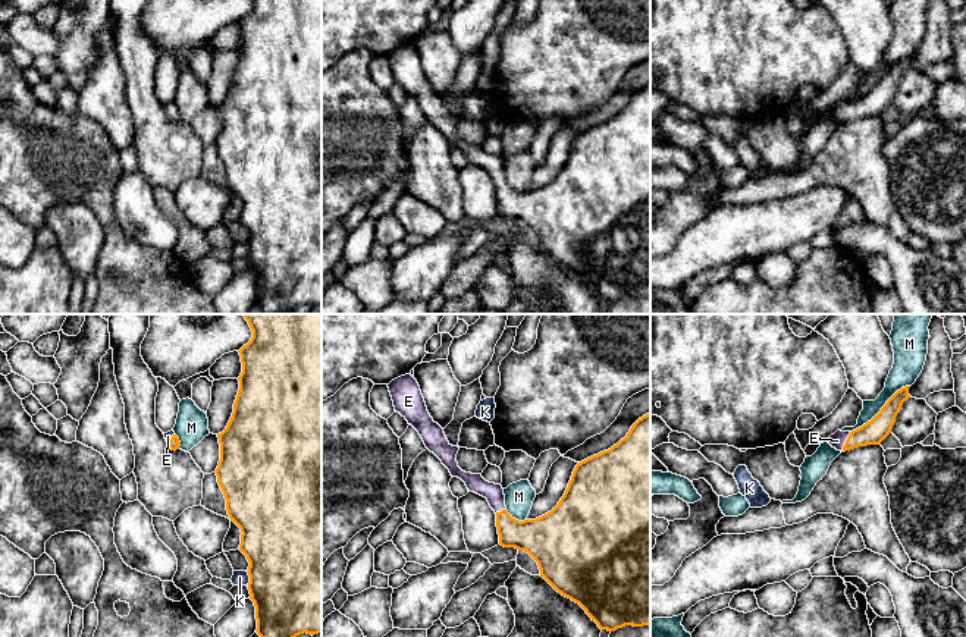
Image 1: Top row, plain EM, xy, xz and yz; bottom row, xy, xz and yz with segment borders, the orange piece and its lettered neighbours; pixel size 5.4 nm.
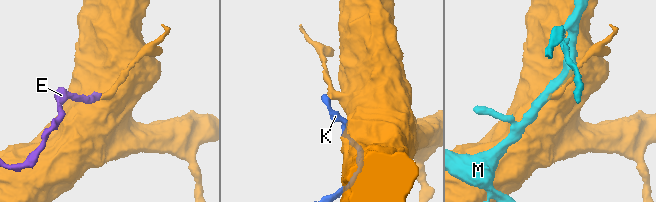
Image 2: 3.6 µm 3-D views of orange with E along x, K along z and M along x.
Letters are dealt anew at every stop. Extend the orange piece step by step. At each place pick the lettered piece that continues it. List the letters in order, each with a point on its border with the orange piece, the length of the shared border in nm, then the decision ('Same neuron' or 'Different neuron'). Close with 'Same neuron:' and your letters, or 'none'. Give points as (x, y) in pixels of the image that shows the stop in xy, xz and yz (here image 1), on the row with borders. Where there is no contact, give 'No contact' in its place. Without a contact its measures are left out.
E: Touches orange at yz (846, 441). Shared border 120 nm. Same neuron
K: Touches orange at xy (250, 579). Shared border 90 nm. Different neuron
M: Touches orange at yz (881, 410). Shared border 420 nm. Different neuron
Same neuron: E

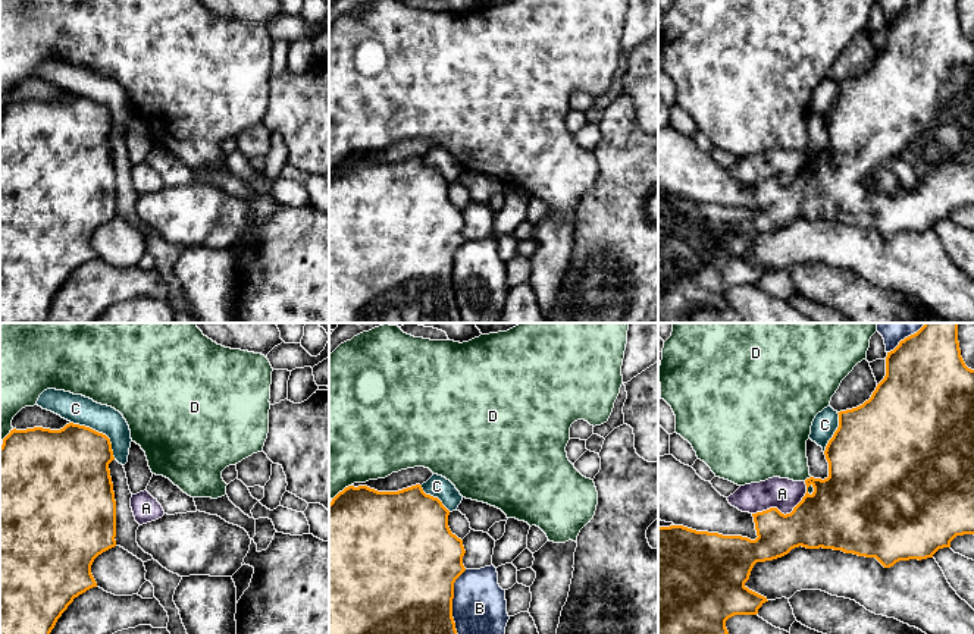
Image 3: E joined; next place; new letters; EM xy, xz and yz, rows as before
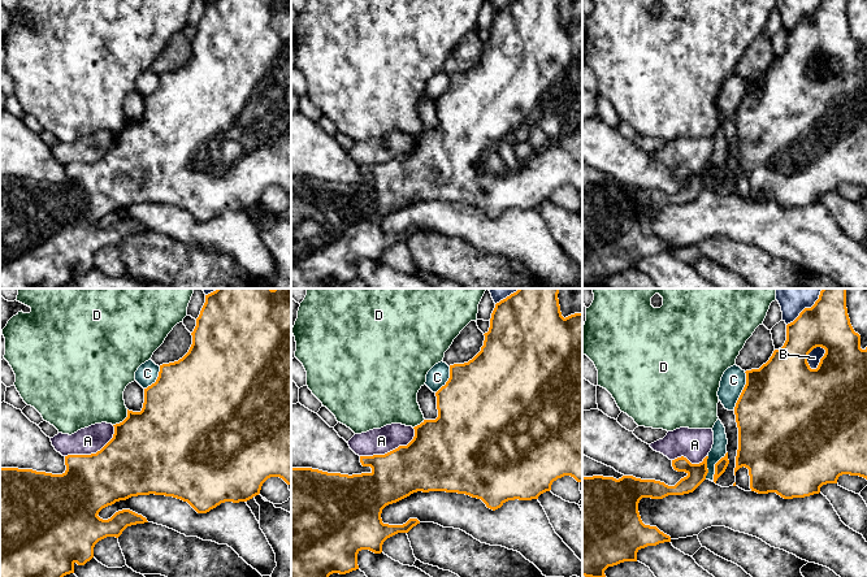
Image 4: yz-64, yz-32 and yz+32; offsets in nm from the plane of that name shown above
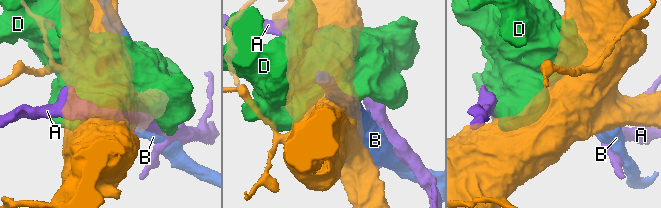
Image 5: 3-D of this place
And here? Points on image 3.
A: Touches orange at yz (786, 514). Shared border 340 nm. Different neuron
B: Touches orange at xz (451, 602). Shared border 360 nm. Different neuron
C: Touches orange at xy (100, 433). Shared border 320 nm. Different neuron
D: Touches orange at yz (807, 479). Shared border 50 nm. Different neuron
Same neuron: none

